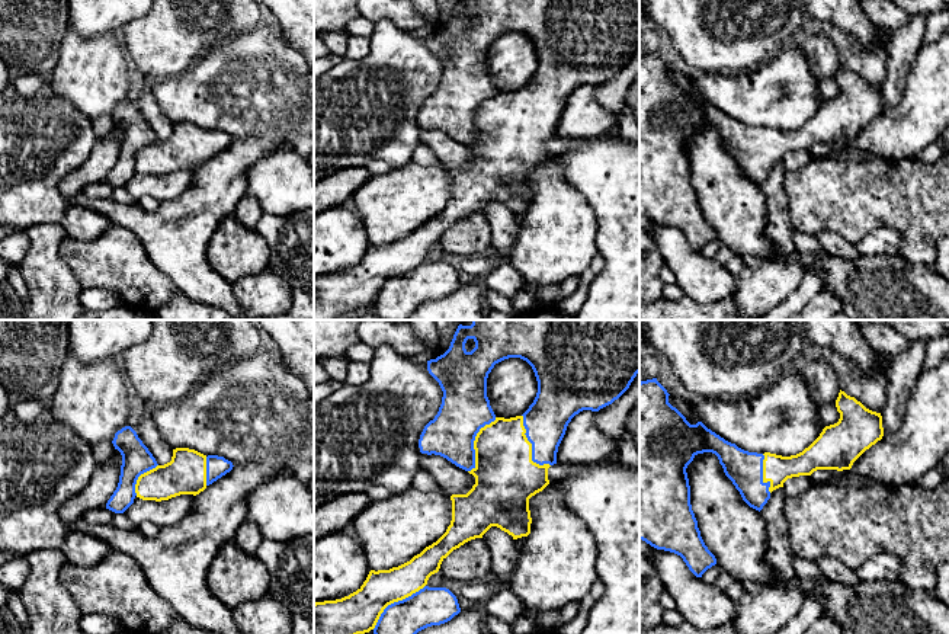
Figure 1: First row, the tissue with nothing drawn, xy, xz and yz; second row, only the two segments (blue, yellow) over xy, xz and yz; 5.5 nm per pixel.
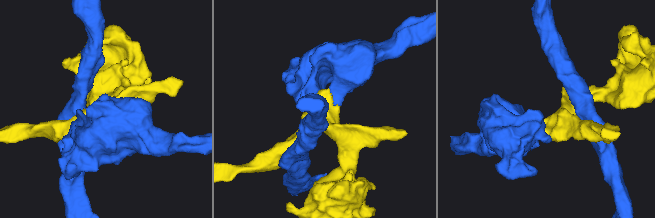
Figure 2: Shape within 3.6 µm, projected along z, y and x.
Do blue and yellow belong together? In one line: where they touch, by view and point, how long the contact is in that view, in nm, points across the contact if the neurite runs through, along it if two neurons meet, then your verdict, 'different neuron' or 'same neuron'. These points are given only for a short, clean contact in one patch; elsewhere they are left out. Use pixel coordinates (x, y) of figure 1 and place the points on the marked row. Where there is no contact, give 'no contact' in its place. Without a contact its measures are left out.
contact xz (532, 447); length 320 nm; same neuron

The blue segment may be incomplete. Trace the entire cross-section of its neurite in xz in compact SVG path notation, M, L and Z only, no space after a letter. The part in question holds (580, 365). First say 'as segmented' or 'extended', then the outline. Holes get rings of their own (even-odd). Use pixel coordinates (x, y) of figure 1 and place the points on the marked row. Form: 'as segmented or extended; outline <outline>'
extended; outline M472 320L471 326L459 324L453 339L451 342L449 349L437 356L436 359L427 361L429 374L439 382L443 397L442 404L439 407L437 414L433 420L430 420L419 439L419 448L421 454L427 455L440 455L455 464L456 467L468 471L475 477L475 484L467 494L452 494L452 521L448 526L446 532L432 545L426 547L420 554L414 555L410 561L392 567L389 570L371 570L363 585L349 596L336 601L324 601L314 603L314 634L365 634L371 630L373 634L417 634L419 631L432 627L440 625L451 621L455 615L461 612L456 596L446 587L429 587L427 580L432 574L437 573L442 561L456 548L464 545L465 542L482 538L482 535L491 528L497 526L501 531L507 532L513 537L513 539L528 537L530 534L530 510L529 510L529 499L536 493L542 491L548 484L548 468L557 464L557 452L558 446L565 435L567 426L571 419L583 410L599 412L600 409L612 404L618 400L631 385L637 374L639 372L639 320ZM509 358L520 358L526 361L536 377L538 381L538 393L533 403L529 409L522 414L510 419L497 417L490 406L490 400L487 397L487 378L496 364L509 359Z

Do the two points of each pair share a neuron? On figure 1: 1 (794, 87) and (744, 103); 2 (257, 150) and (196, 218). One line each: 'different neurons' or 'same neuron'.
1: same neuron
2: same neuron

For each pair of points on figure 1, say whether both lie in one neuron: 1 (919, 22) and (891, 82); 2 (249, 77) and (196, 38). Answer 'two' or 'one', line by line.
1: one
2: two

